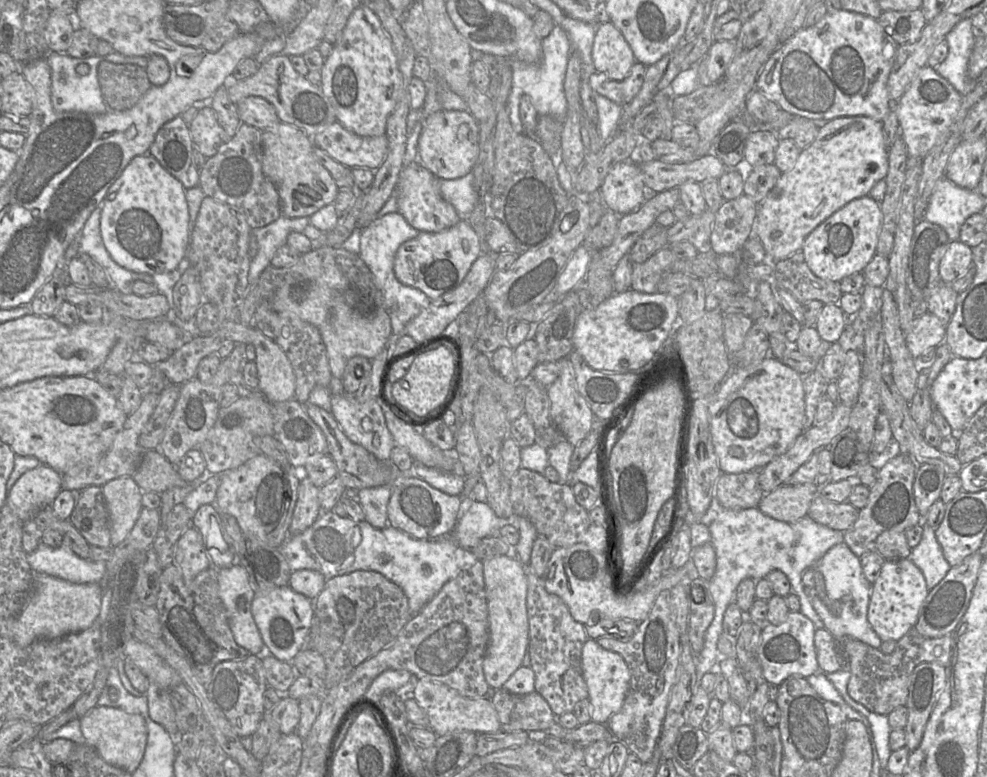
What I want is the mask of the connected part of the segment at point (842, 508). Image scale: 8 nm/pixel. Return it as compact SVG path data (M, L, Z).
M816 495L809 507L807 515L815 522L833 530L846 531L858 518L859 510L851 503L836 503Z

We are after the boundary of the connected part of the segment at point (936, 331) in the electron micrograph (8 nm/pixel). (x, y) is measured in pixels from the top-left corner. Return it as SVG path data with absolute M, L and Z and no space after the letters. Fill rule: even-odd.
M930 312L915 317L912 327L905 333L905 341L913 358L919 357L929 347L945 342L946 325Z

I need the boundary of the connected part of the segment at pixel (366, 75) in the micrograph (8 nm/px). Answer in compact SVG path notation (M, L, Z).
M363 3L349 16L340 40L334 44L332 53L325 59L320 71L321 89L332 104L336 122L359 136L380 136L386 134L387 118L394 110L400 97L402 75L390 38L369 4Z

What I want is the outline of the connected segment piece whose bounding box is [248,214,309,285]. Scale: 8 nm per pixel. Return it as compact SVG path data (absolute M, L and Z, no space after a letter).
M282 214L274 222L252 229L257 239L258 252L250 260L249 285L256 283L262 271L271 265L276 250L287 243L288 235L291 232L303 232L308 224L309 217L289 218Z

